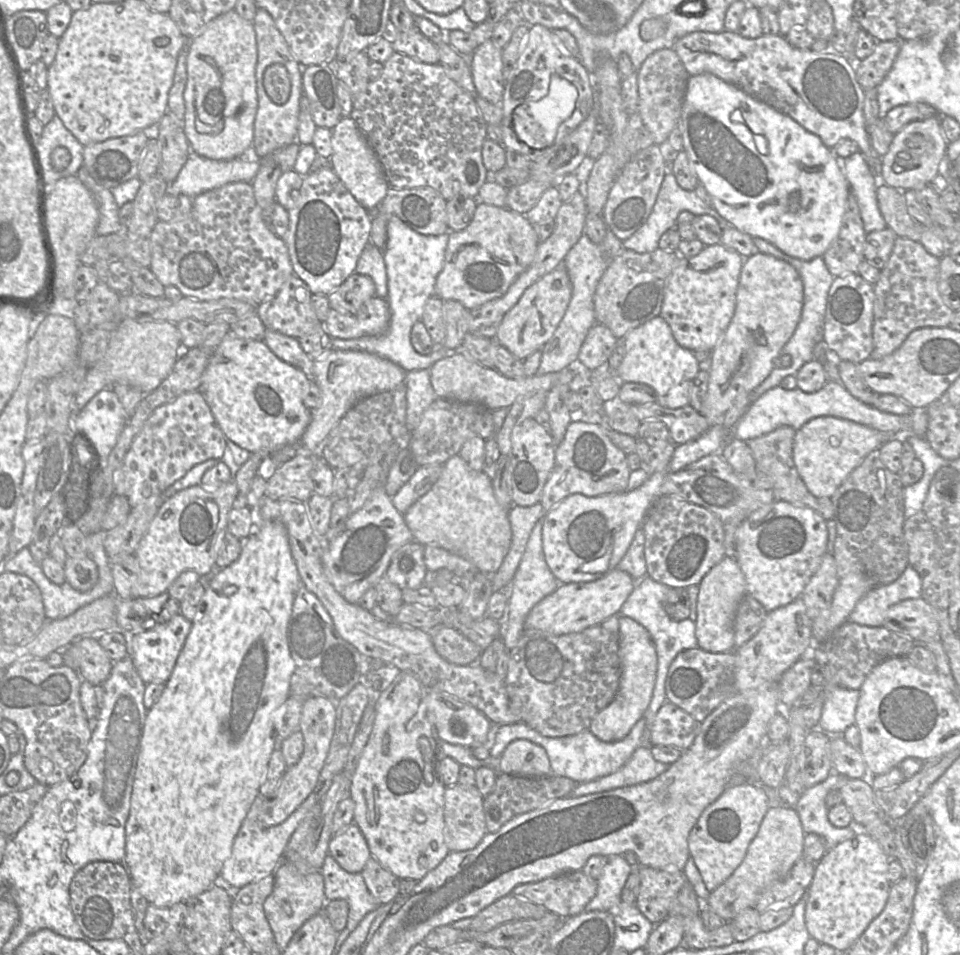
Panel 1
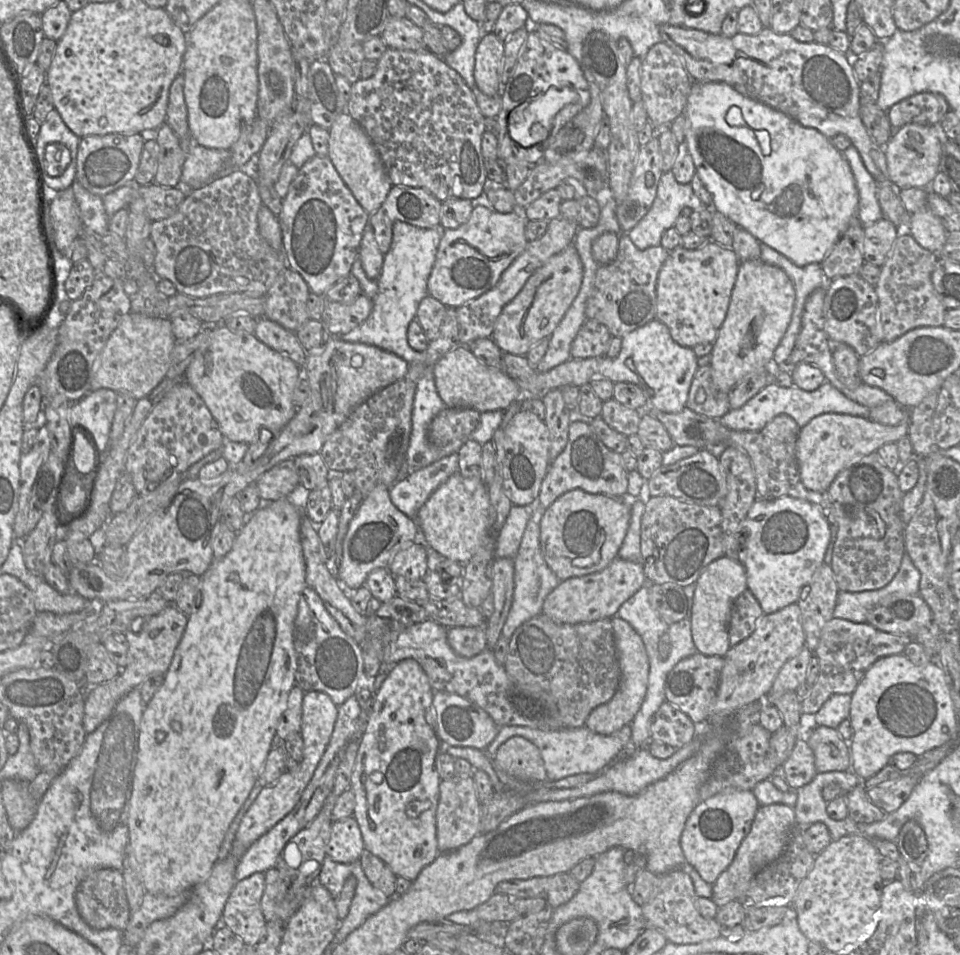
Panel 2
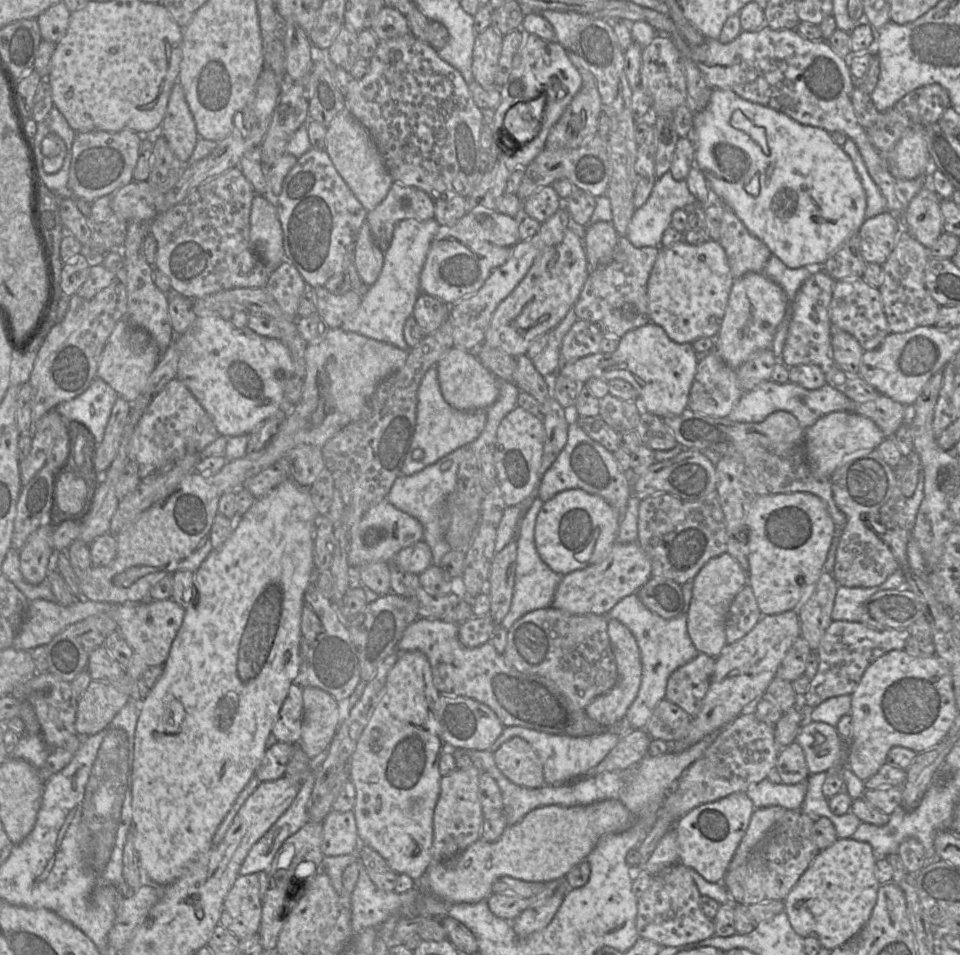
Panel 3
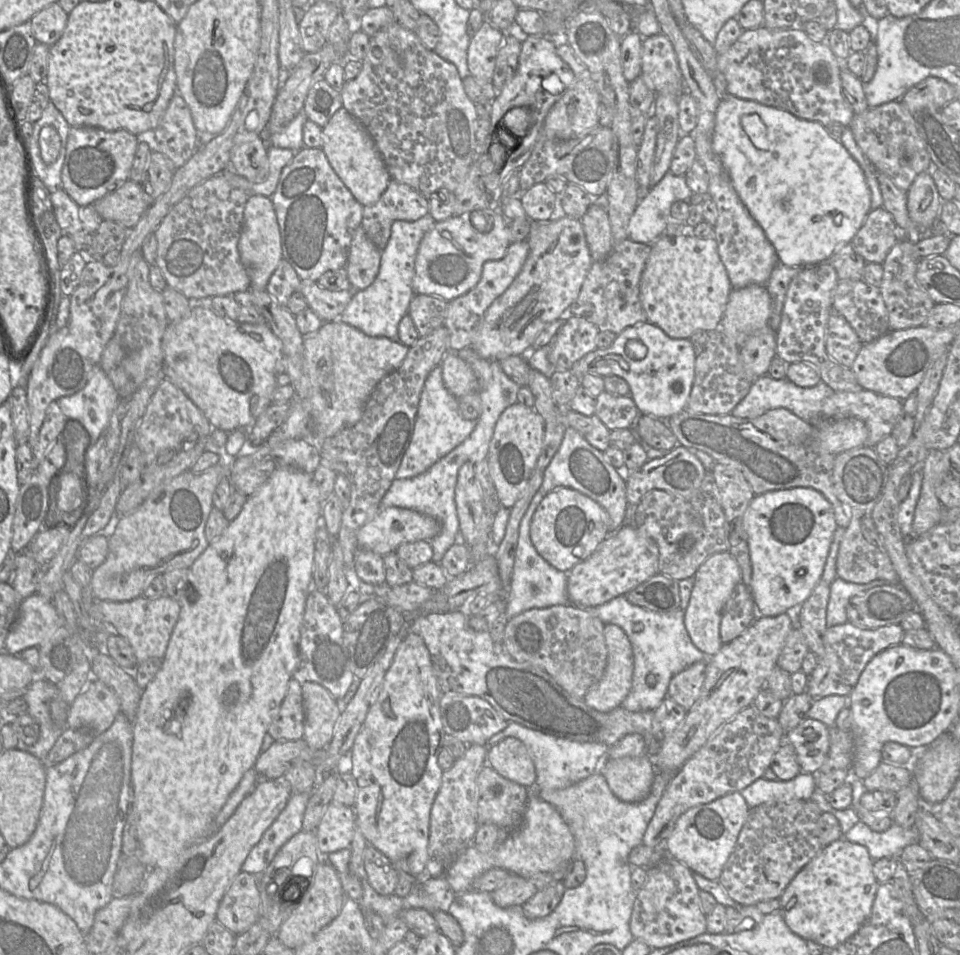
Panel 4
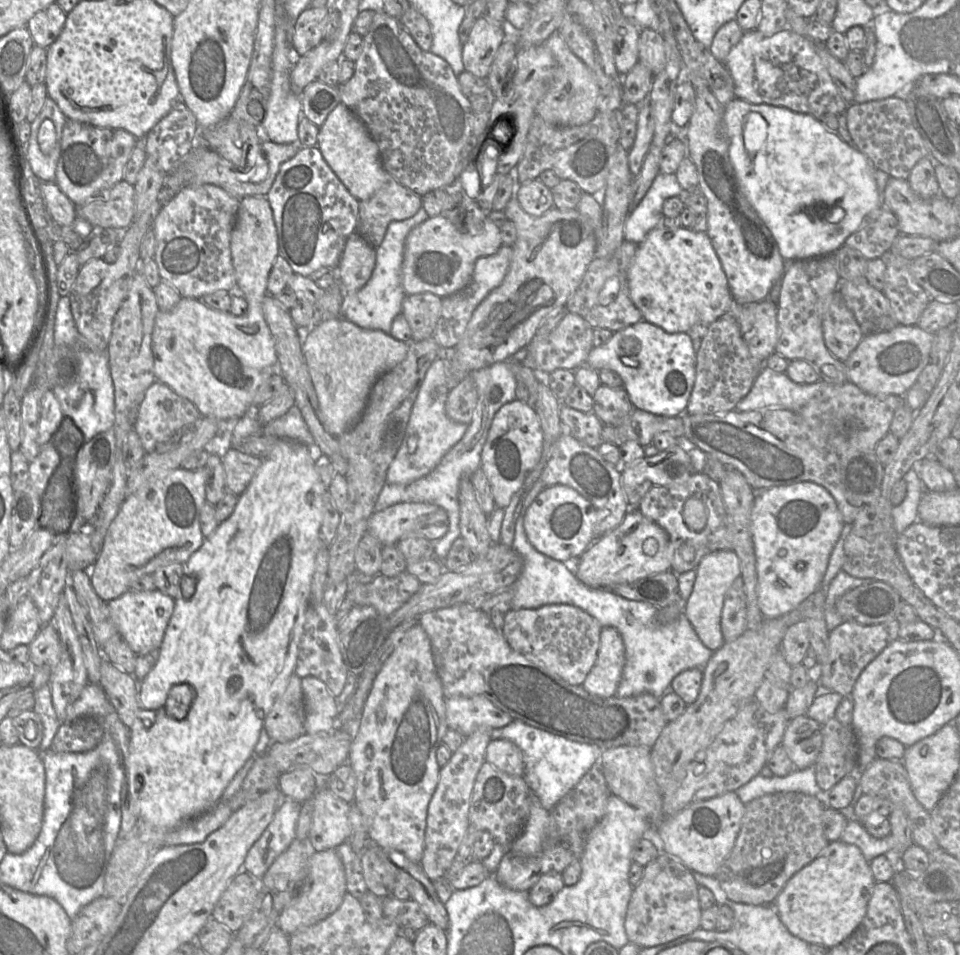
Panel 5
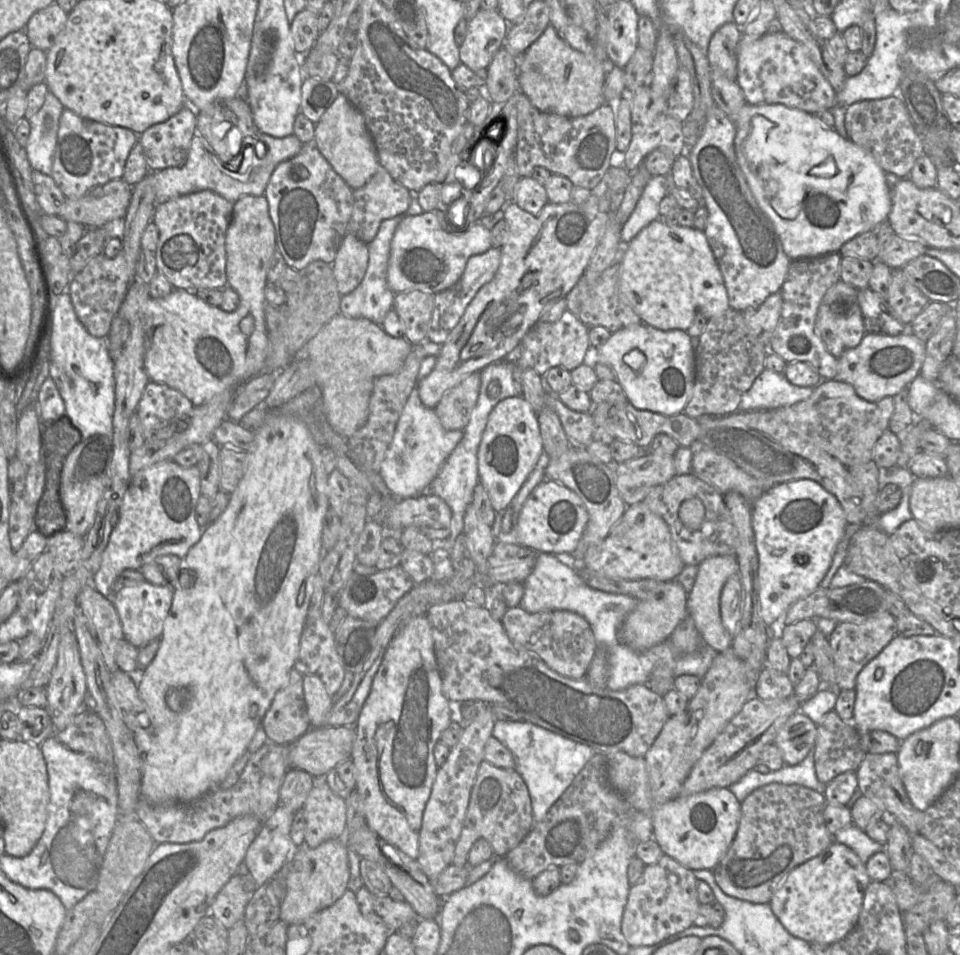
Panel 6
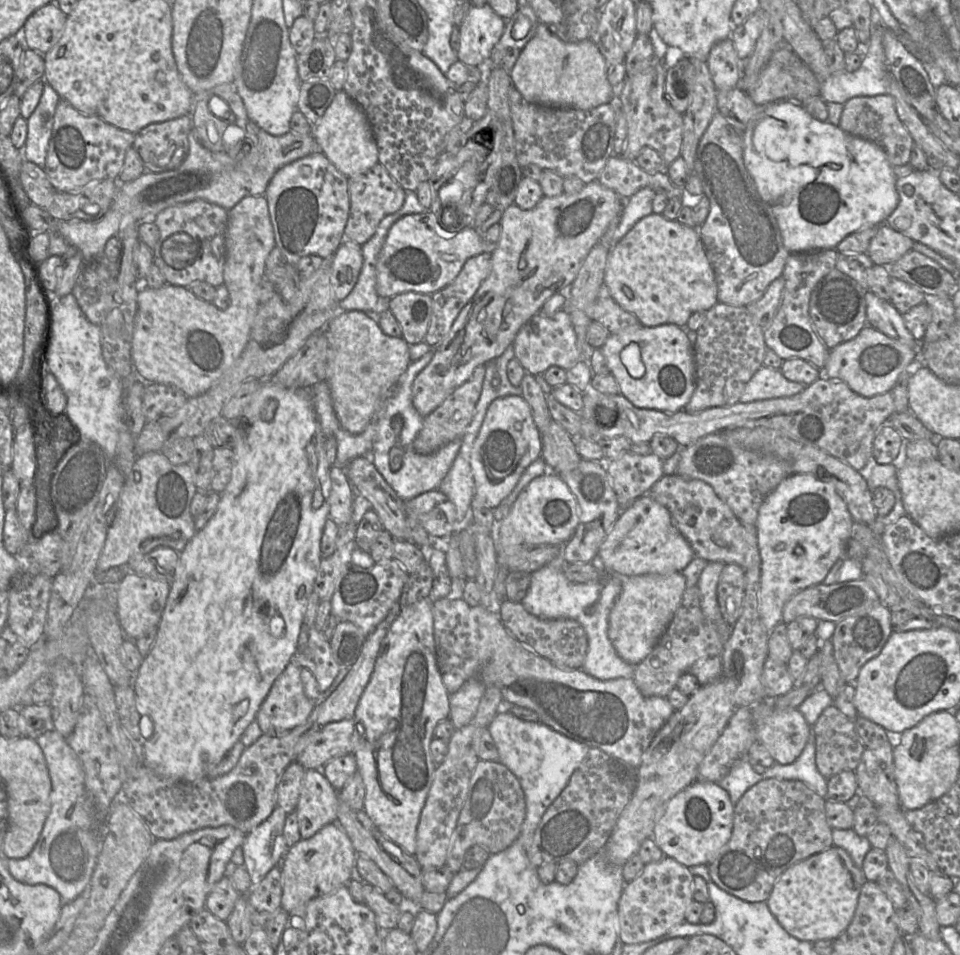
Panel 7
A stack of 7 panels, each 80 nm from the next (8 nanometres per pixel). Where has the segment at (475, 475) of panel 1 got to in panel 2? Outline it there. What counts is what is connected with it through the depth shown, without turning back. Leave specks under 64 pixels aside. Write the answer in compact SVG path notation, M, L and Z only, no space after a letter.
M459 471L441 484L419 509L416 523L428 546L442 556L465 565L489 533L490 500L482 479L466 479Z

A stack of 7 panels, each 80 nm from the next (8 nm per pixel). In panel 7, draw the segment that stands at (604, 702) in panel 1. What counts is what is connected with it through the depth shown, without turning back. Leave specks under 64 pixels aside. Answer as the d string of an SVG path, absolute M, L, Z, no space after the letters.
M504 600L498 610L505 628L522 644L560 669L579 670L584 663L588 640L584 628L575 620L558 618L542 619L528 613L521 603Z

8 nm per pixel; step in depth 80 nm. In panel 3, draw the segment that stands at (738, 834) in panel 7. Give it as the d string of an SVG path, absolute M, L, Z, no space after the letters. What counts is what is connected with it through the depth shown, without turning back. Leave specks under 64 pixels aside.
M787 809L749 855L746 863L728 870L723 884L735 904L751 905L782 900L797 884L820 850L813 842L814 822L800 809Z

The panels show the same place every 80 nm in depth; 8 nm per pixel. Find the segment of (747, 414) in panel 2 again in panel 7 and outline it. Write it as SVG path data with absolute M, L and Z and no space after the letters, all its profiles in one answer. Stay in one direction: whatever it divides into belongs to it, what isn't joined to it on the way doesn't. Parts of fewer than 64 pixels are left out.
M763 365L746 384L739 402L749 403L791 397L802 392L806 386L808 385L787 380L780 369L768 368Z

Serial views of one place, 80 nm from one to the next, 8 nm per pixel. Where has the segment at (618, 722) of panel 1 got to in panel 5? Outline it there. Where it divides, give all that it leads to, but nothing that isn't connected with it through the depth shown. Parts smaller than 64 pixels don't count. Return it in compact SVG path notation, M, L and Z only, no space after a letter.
M611 626L602 627L597 659L583 687L602 698L616 695L625 665L625 647L620 633Z

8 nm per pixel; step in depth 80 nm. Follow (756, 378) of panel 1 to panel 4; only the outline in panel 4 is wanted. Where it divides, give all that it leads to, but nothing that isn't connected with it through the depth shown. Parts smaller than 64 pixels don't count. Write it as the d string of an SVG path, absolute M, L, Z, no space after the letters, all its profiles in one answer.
M766 284L732 288L720 329L740 348L749 336L769 325L770 316L771 298Z

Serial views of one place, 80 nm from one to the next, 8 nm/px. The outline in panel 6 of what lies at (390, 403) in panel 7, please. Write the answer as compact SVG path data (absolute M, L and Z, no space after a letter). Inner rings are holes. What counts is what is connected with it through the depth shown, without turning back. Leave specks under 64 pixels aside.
M437 357L423 358L417 377L417 384L411 391L397 422L392 442L381 463L380 475L385 481L392 495L397 499L405 499L427 493L431 482L438 475L441 467L451 452L461 441L462 430L446 430L441 425L435 409L424 406L419 398L418 382L425 378L434 368ZM413 431L416 445L411 448L407 444L406 436Z

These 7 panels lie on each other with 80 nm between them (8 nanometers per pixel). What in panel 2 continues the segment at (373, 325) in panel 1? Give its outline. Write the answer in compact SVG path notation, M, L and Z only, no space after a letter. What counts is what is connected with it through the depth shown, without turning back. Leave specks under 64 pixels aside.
M360 294L352 303L343 304L325 299L321 322L331 335L343 335L361 325L370 315L372 299Z

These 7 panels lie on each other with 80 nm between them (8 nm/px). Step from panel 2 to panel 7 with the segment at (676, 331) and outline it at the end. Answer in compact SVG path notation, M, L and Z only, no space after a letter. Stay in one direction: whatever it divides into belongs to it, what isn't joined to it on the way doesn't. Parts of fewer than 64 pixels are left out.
M656 213L640 219L621 240L609 249L604 284L616 303L635 315L639 323L646 327L662 324L687 327L687 321L694 312L706 312L719 302L714 272L698 227L685 226Z

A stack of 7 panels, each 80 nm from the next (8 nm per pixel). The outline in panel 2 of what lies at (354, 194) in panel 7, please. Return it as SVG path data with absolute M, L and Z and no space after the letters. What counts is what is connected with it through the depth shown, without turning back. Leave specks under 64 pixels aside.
M392 185L386 199L376 212L369 214L369 223L374 232L379 251L385 255L392 242L392 227L396 221L405 222L419 228L432 228L440 224L441 202L422 188Z

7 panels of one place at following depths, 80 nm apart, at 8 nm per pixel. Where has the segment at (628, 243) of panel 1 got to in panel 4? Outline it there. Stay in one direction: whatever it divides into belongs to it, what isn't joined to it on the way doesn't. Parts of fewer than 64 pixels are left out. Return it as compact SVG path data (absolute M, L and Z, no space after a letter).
M668 170L647 195L641 197L630 219L627 239L653 244L665 232L672 204L676 201L690 203L692 195L685 176L675 176Z

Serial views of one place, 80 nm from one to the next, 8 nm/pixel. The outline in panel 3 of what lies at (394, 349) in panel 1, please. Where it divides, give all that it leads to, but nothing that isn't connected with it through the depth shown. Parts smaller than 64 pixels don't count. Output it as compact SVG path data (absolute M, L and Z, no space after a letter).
M434 218L425 221L406 219L395 224L392 242L384 253L384 264L378 279L362 295L358 309L340 328L405 351L411 349L404 339L403 328L406 320L412 316L414 304L421 294L420 274L439 227L440 224Z

